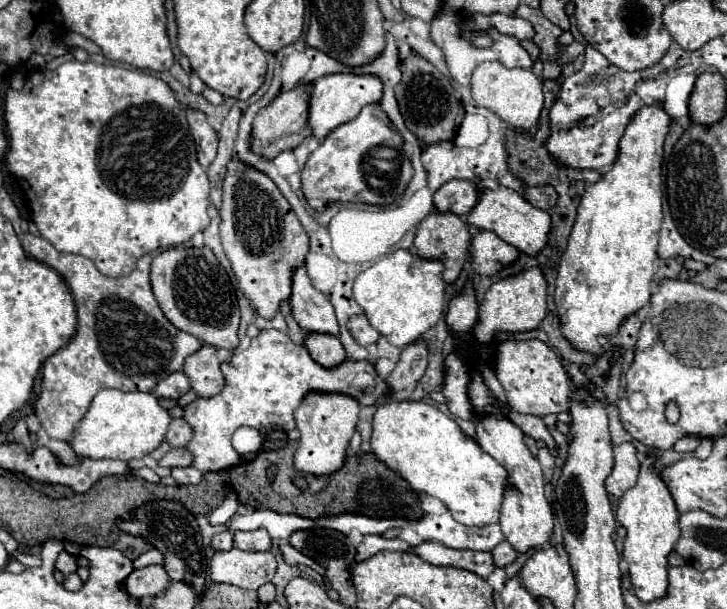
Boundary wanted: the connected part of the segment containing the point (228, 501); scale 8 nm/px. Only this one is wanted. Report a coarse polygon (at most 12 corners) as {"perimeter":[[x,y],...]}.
{"perimeter":[[235,495],[209,513],[211,525],[227,525],[237,513]]}

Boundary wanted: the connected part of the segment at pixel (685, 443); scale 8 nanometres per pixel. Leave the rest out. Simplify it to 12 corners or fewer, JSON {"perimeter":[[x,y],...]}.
{"perimeter":[[685,437],[675,443],[679,453],[693,453],[699,437]]}

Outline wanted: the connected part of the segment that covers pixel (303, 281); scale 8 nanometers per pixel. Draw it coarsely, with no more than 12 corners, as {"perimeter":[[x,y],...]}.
{"perimeter":[[307,269],[291,277],[291,309],[307,333],[339,333],[325,293]]}

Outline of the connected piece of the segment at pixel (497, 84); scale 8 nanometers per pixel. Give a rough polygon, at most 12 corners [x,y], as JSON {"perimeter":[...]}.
{"perimeter":[[481,63],[471,77],[479,105],[509,127],[535,131],[543,107],[531,69]]}

